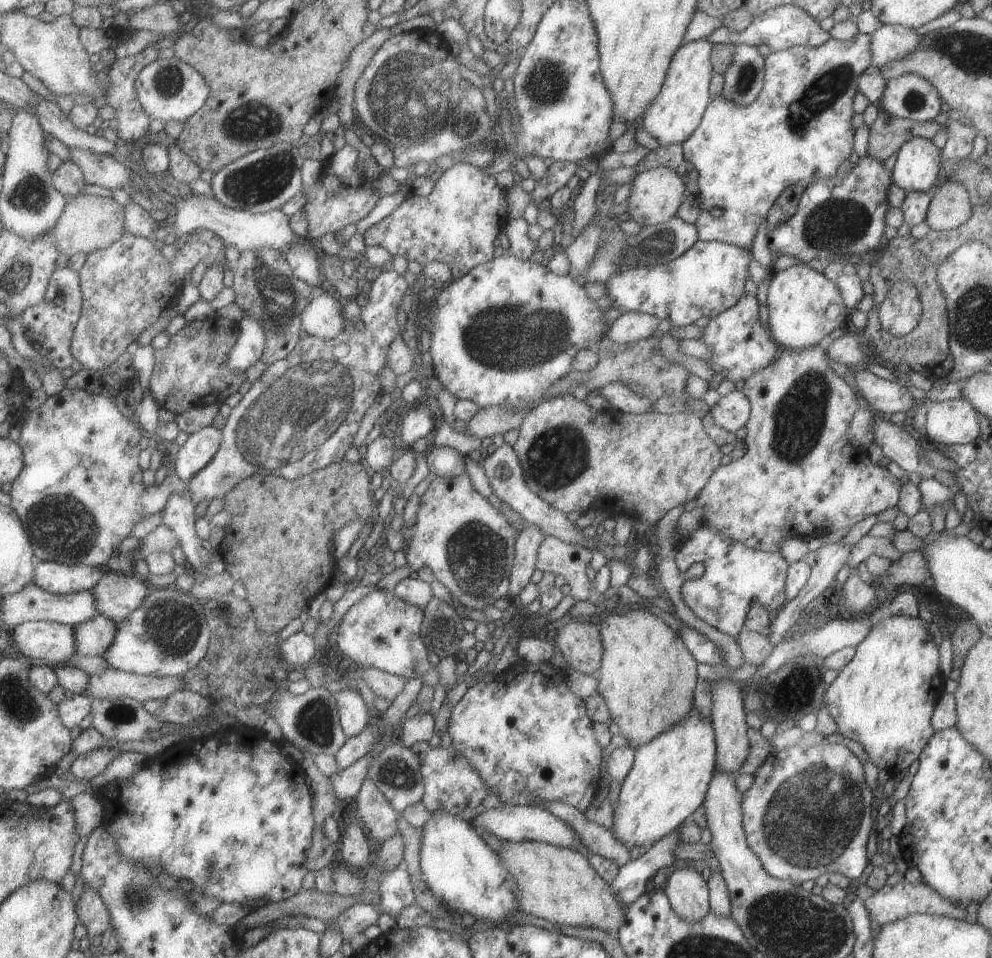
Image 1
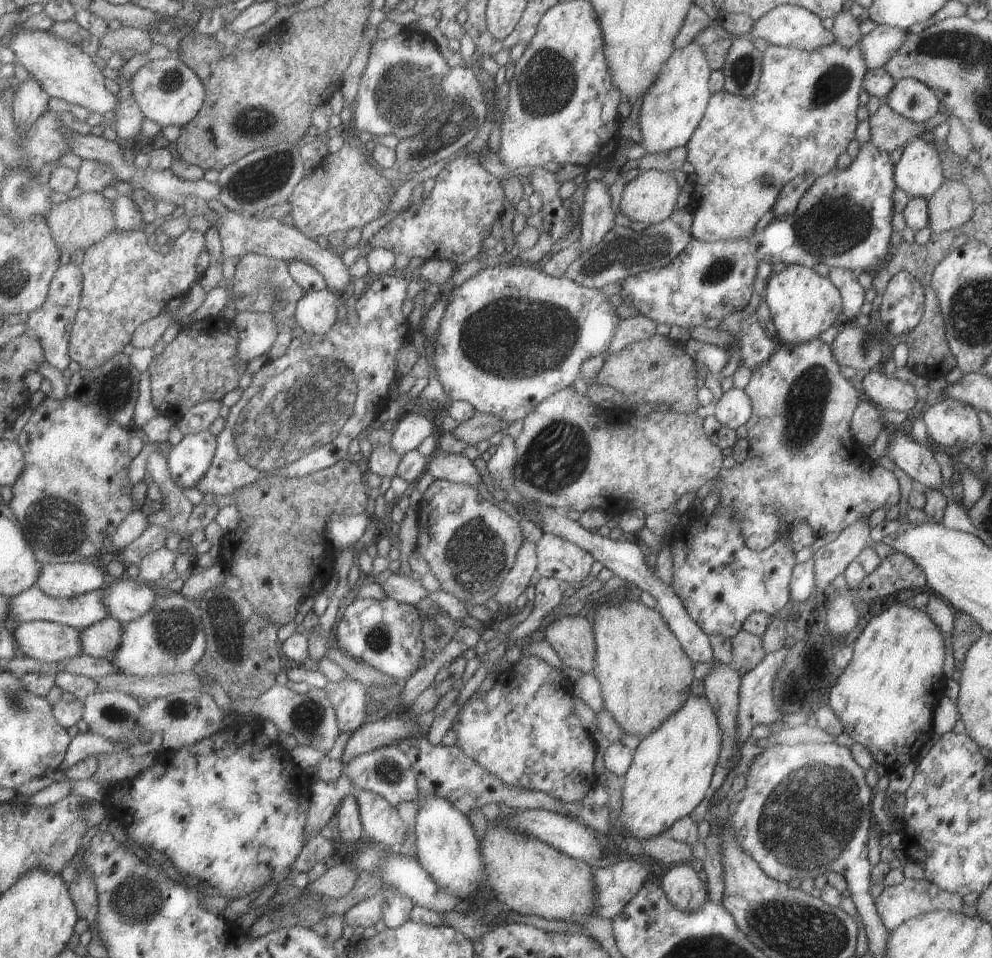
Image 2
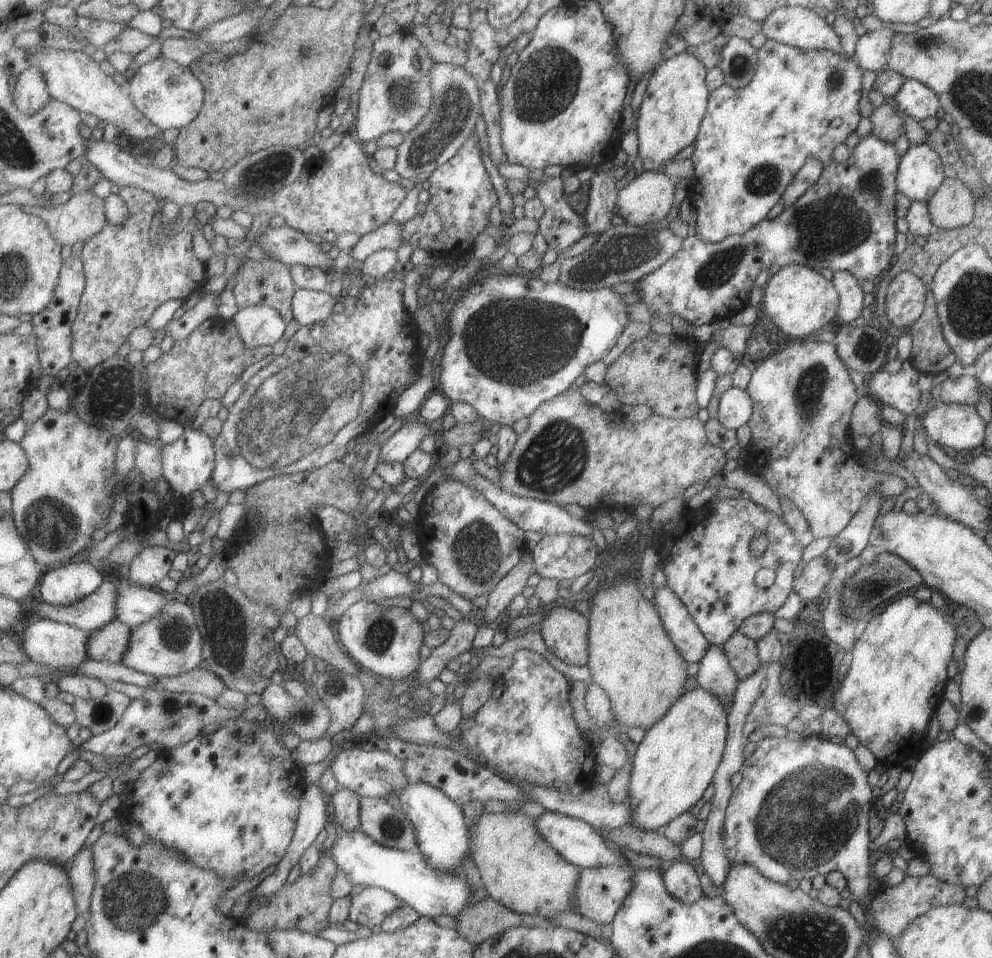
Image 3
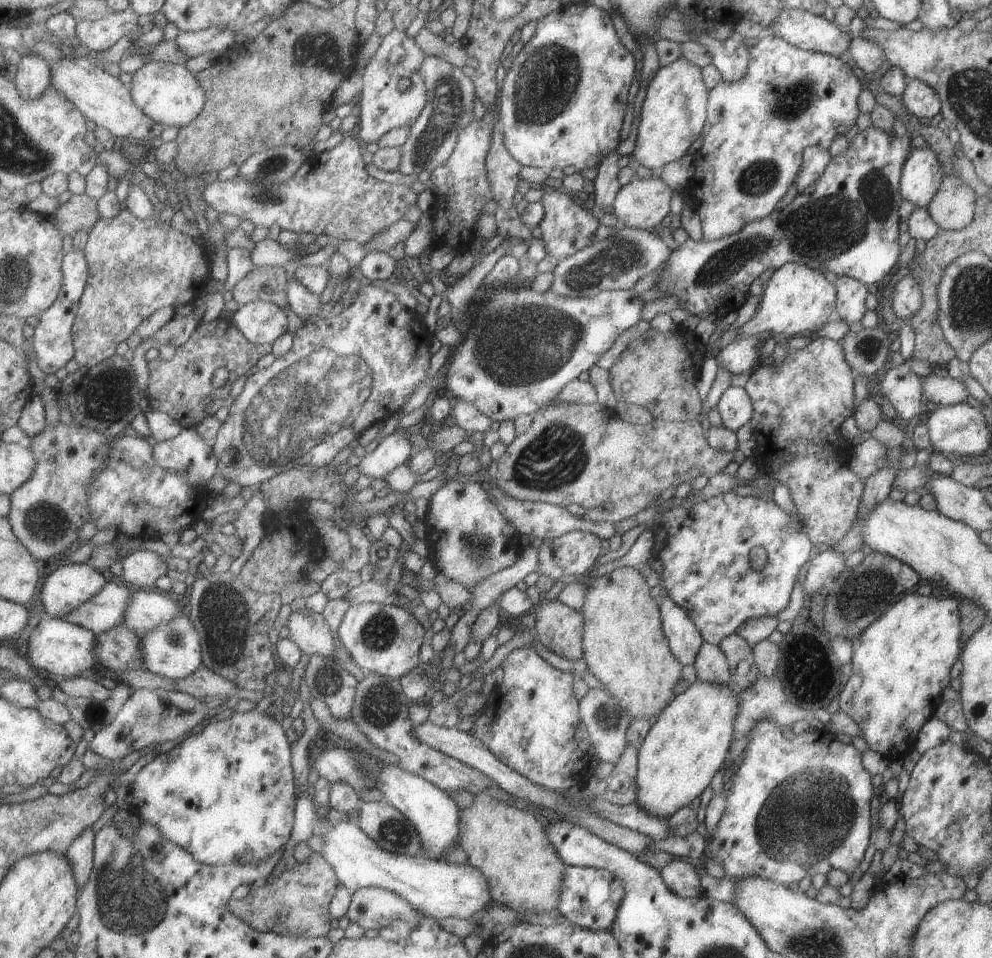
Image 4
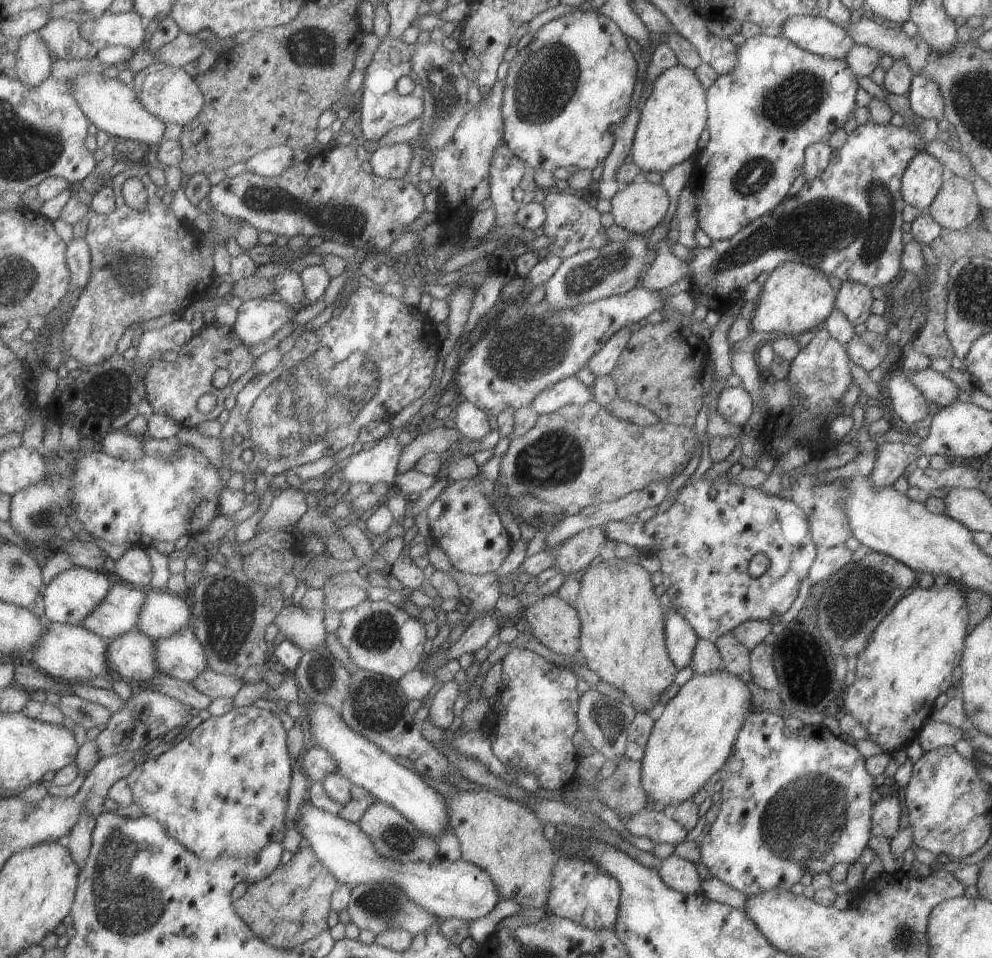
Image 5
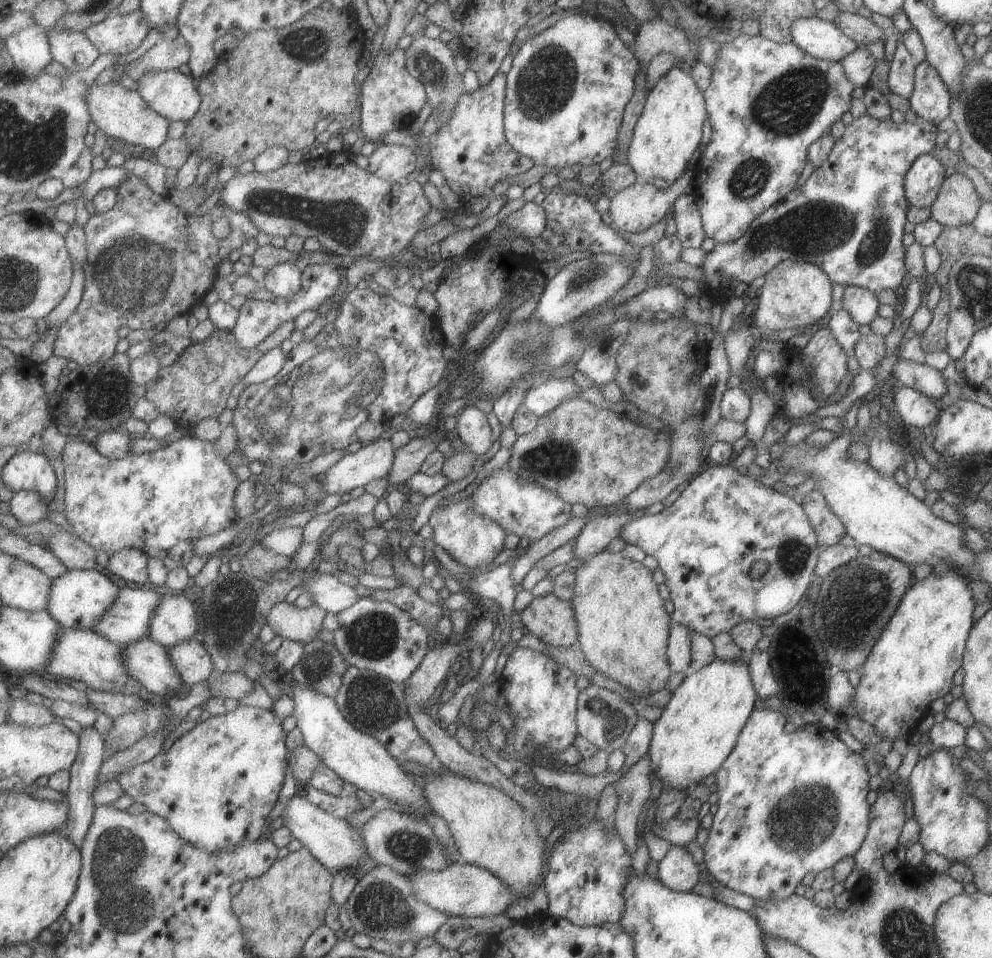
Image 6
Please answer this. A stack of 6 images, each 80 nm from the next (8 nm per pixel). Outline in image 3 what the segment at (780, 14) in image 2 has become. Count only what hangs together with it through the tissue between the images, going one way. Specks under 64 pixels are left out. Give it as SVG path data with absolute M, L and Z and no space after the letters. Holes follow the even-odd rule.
M783 6L773 10L761 24L761 34L803 51L840 51L841 40L832 26L811 10L797 6Z

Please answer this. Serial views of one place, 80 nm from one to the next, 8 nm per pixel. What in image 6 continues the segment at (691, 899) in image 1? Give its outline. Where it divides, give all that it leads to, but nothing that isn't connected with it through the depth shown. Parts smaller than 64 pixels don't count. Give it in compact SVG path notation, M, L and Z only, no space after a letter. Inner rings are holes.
M673 847L658 862L658 879L671 890L691 893L697 882L697 864L684 847Z

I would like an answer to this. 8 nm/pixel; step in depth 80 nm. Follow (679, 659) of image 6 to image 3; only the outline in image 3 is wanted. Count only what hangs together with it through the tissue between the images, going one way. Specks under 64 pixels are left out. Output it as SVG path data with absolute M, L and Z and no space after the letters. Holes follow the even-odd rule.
M657 585L651 587L655 593L654 606L673 647L688 664L699 662L709 646L705 636L702 636L685 606L666 585L663 588L657 588Z

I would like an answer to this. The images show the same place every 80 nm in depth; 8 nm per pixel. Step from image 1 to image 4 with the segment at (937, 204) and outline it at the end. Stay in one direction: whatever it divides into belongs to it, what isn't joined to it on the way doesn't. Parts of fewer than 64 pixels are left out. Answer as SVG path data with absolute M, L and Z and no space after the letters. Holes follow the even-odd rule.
M943 176L926 209L939 229L961 230L973 221L976 194L959 176Z

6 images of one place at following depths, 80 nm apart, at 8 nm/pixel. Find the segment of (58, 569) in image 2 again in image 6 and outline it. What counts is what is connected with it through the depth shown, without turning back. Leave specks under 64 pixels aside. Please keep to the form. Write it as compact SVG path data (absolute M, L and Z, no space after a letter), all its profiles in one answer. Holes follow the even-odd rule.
M96 569L70 570L52 579L47 610L60 625L67 628L92 629L108 608L117 600L120 588Z

